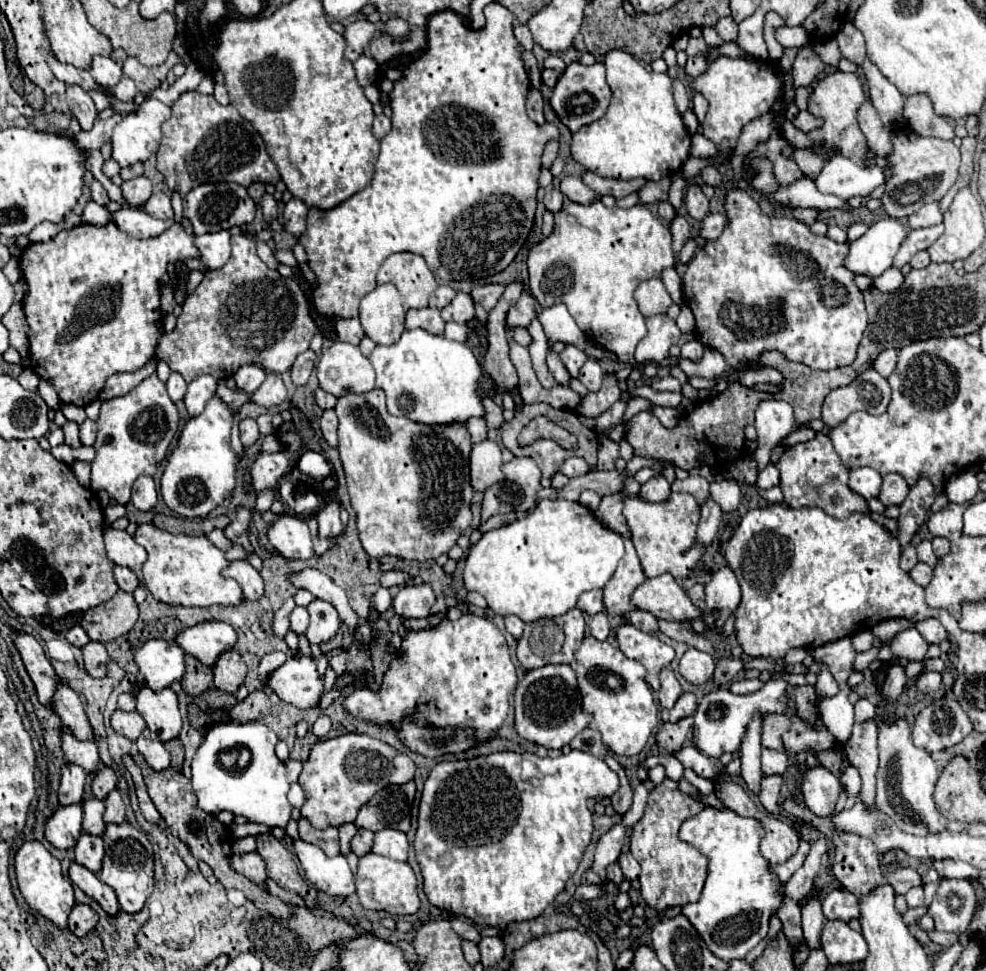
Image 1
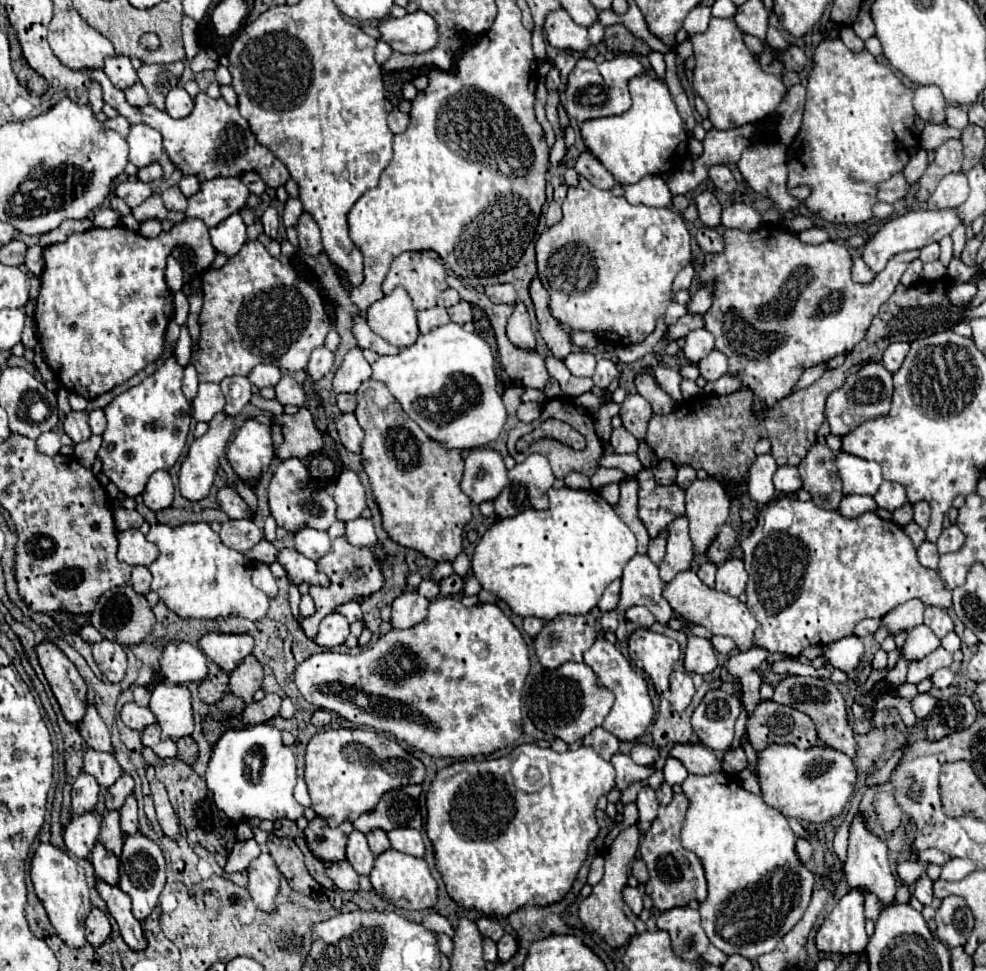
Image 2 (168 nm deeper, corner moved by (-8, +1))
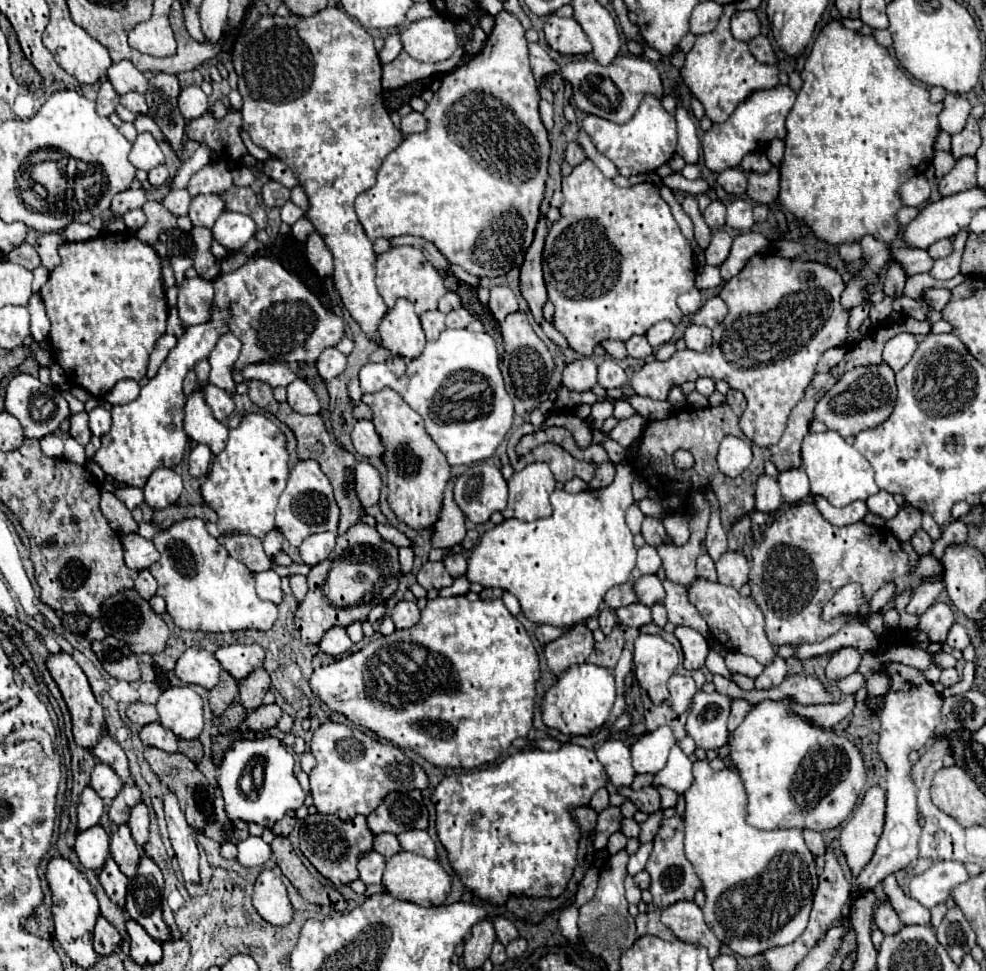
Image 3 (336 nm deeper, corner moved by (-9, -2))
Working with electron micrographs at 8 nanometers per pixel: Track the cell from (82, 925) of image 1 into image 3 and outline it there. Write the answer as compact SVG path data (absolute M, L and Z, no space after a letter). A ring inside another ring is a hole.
M100 917L94 929L94 951L98 955L110 955L120 945L120 941L120 933L104 917Z

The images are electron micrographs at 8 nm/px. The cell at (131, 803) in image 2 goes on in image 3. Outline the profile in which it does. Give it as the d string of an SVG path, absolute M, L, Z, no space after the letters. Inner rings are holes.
M142 801L134 805L134 809L130 813L130 819L128 819L128 827L132 831L134 841L142 847L146 843L146 839L148 839L148 827L150 827L148 809L146 809L146 805Z

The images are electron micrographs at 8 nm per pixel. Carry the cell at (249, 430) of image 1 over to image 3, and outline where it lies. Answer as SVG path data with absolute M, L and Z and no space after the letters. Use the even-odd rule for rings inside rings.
M250 413L236 429L230 429L226 449L220 455L216 455L212 471L208 473L206 483L202 485L202 497L204 503L218 513L220 533L250 533L258 539L264 539L264 535L276 527L274 511L278 505L278 497L286 487L286 479L288 479L288 453L282 431L278 431L278 427L268 417Z

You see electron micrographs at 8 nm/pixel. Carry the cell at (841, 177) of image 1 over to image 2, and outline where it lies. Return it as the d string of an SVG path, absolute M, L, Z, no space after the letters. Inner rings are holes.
M895 174L891 180L879 184L879 200L881 202L897 202L901 198L905 198L909 192L911 192L911 184L907 184L905 176L903 174Z

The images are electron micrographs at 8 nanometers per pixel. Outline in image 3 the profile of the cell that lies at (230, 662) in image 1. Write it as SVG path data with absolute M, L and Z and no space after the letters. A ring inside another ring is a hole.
M258 667L246 679L242 679L238 683L238 687L240 687L240 703L248 711L254 711L256 707L262 705L264 693L270 689L270 677L268 677L266 669Z

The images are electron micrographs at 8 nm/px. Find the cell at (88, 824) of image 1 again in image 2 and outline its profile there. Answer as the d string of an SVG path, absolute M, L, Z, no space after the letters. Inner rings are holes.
M105 812L103 814L103 822L101 822L101 834L99 834L99 842L113 852L115 856L121 856L121 848L123 848L123 830L119 824L119 812Z

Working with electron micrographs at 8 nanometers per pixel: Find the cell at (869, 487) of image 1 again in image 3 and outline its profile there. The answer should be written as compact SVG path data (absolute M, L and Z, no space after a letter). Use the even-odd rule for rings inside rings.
M836 431L808 433L802 443L802 465L810 477L812 493L826 497L834 507L846 507L856 499L866 501L870 495L880 491L868 459L852 445L848 445L844 437L840 437Z

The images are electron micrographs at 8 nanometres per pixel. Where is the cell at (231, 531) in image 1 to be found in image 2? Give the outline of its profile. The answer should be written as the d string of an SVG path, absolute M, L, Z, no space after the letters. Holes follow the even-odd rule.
M205 522L181 526L151 526L147 540L157 544L159 558L149 566L153 576L151 590L159 594L169 610L181 618L231 618L241 616L247 620L263 620L269 610L269 598L251 584L253 564L247 558L221 544L219 536Z

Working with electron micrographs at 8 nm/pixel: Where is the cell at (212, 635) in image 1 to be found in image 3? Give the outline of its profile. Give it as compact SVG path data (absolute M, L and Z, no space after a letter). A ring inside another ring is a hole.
M256 643L252 645L224 645L220 647L214 657L220 661L220 665L234 677L234 679L244 679L250 671L256 667L262 667L264 661L264 649Z

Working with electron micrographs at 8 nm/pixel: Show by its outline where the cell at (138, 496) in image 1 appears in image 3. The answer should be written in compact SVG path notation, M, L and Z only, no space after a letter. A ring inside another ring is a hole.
M158 469L148 477L142 491L152 509L164 509L178 501L182 489L182 479L174 473L174 469Z

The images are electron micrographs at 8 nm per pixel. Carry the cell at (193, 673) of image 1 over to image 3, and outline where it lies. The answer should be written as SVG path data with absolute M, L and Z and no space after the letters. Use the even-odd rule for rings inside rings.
M222 671L218 685L208 691L208 703L212 713L222 715L228 709L228 705L236 699L236 695L238 695L238 681L228 671Z

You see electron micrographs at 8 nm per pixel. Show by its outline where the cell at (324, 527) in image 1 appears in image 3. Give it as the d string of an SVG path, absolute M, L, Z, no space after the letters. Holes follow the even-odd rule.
M362 461L356 465L354 475L356 475L356 497L360 505L364 509L376 505L380 497L380 487L382 487L378 471L368 461Z

